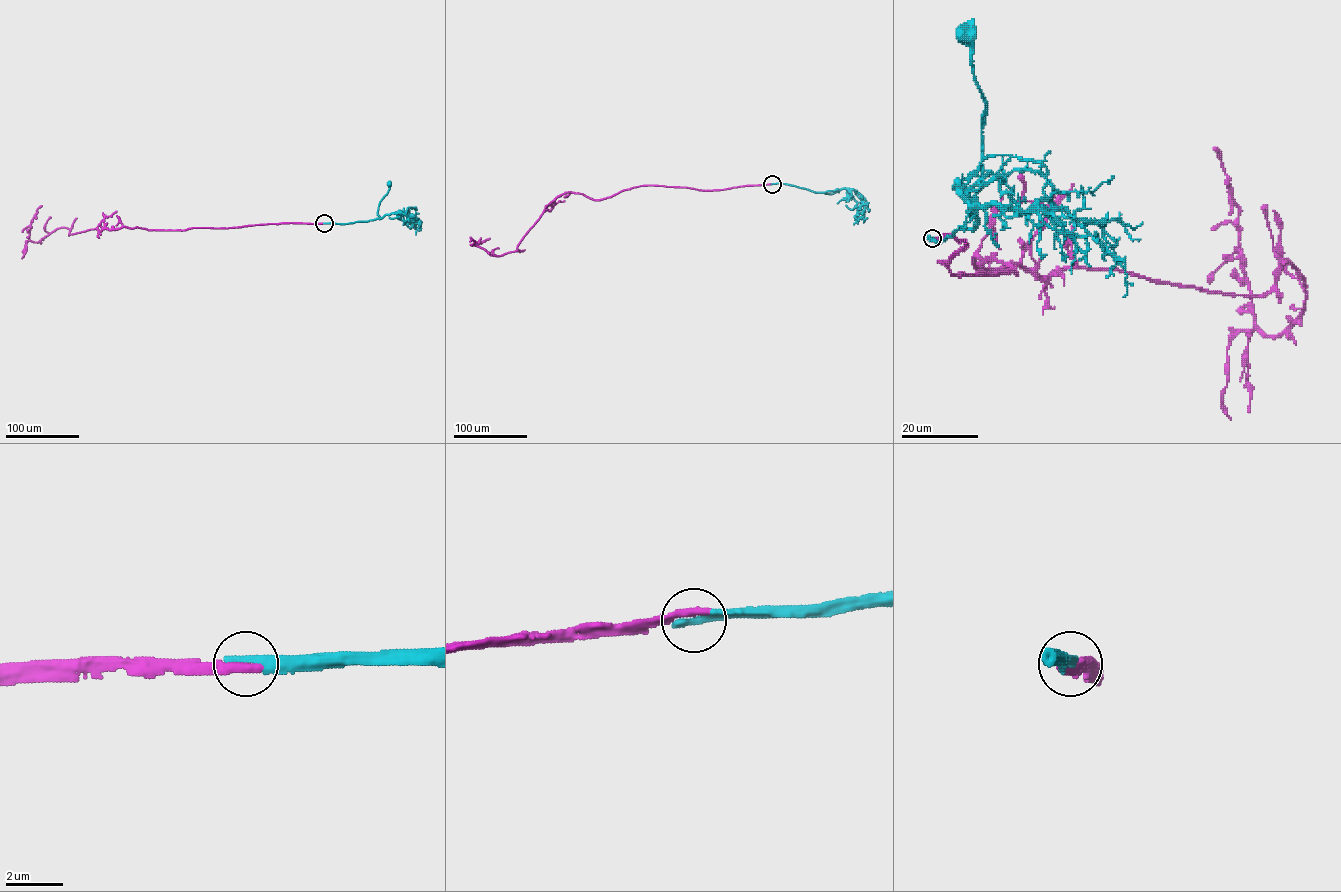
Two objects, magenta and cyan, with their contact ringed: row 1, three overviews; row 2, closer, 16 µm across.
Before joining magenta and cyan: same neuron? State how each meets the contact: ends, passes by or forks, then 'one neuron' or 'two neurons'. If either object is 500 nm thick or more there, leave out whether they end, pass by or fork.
magenta ends there; cyan ends there; one neuron

